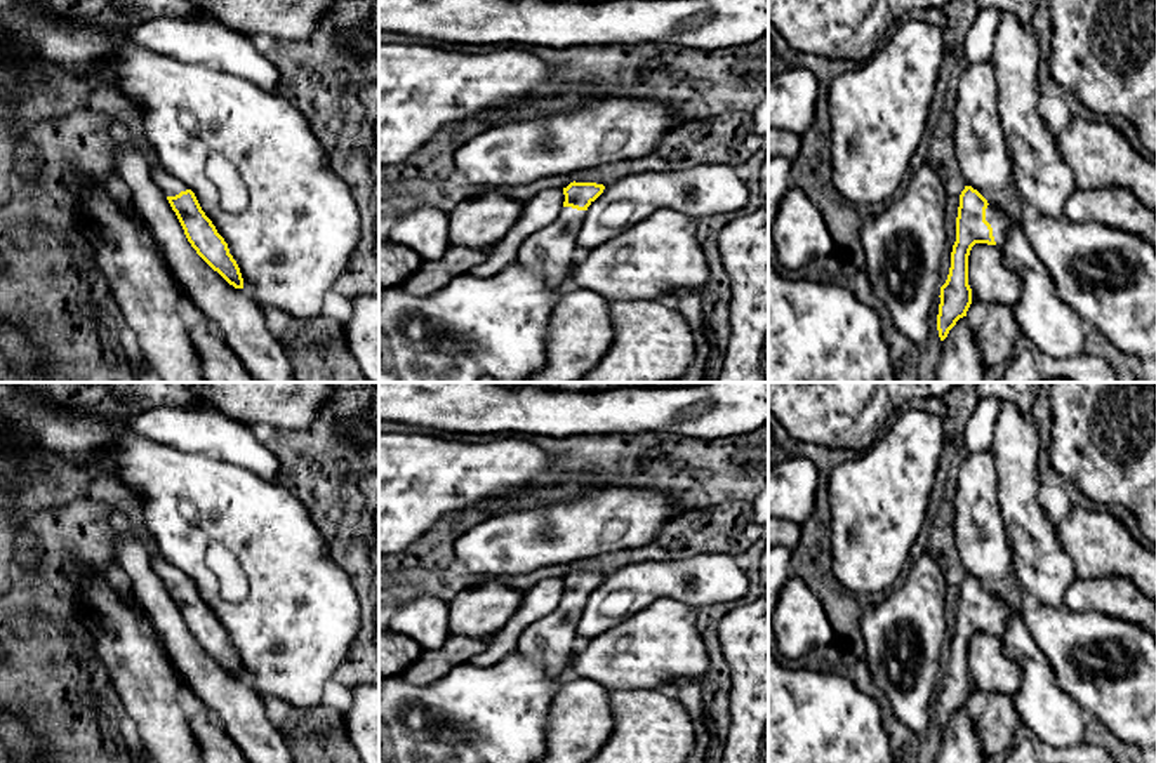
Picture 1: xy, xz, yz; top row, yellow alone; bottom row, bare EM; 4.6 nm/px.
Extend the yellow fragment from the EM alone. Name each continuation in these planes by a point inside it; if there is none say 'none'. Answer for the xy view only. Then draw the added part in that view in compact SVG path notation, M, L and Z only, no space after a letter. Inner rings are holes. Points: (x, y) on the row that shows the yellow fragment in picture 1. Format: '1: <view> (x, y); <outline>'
1: xy (171, 186); M151 167L149 174L165 196L176 196L181 191L188 189L188 186L181 179L163 170L162 167Z

